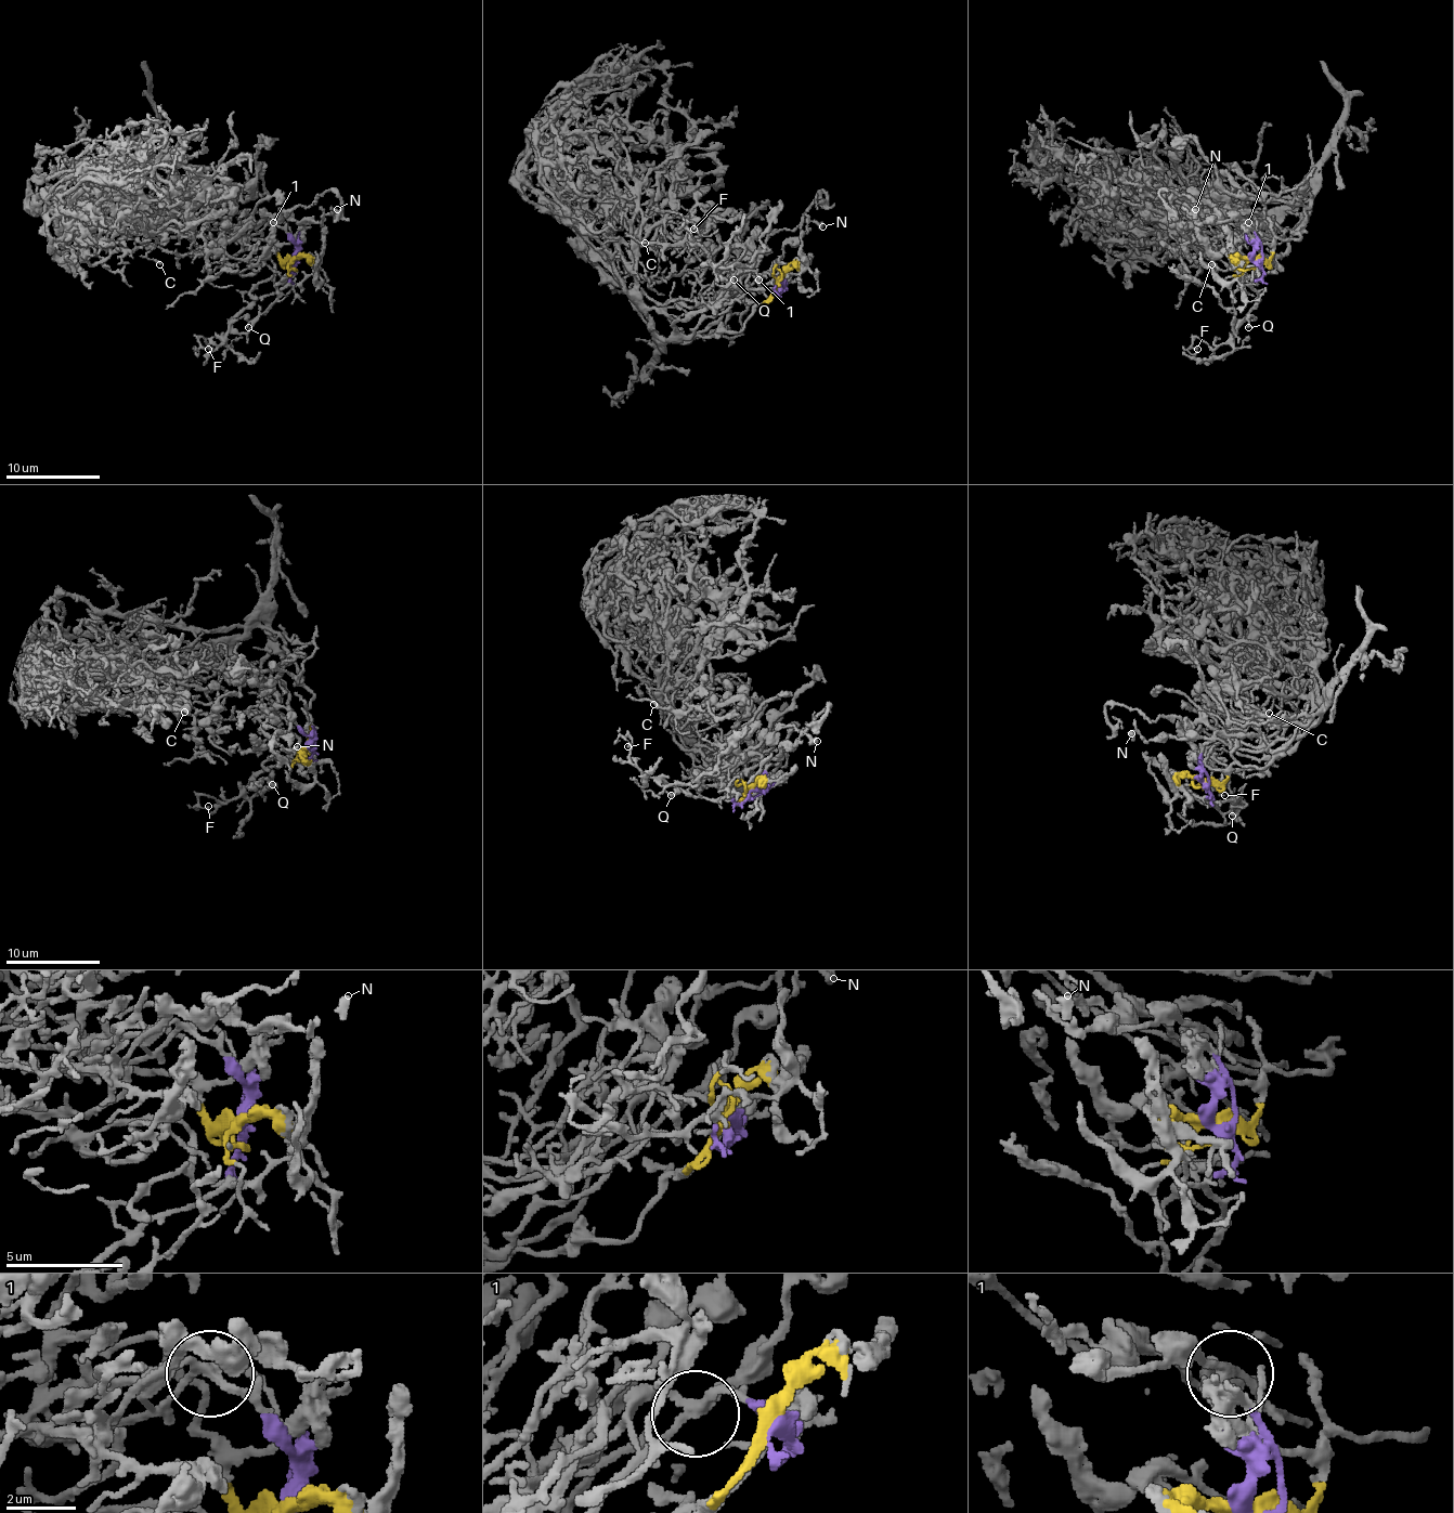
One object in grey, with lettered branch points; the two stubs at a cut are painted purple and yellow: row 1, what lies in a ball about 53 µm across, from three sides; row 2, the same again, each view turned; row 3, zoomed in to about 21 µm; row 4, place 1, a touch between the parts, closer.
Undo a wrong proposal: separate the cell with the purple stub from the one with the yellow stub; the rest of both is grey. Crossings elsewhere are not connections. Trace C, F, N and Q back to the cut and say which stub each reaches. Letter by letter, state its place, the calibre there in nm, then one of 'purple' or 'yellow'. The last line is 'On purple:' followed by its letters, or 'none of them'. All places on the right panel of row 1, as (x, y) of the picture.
C: (1211, 264) | 180 nm | yellow
F: (1197, 349) | 140 nm | purple
N: (1195, 209) | 400 nm | yellow
Q: (1248, 327) | 180 nm | purple
On purple: F, Q

